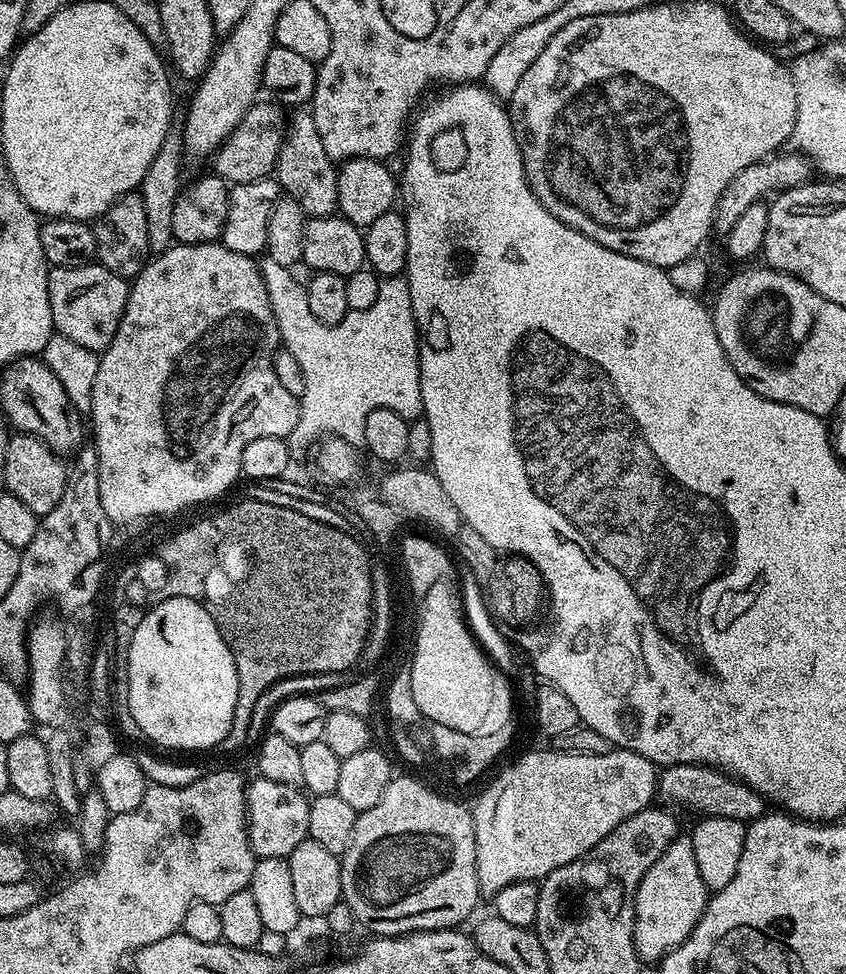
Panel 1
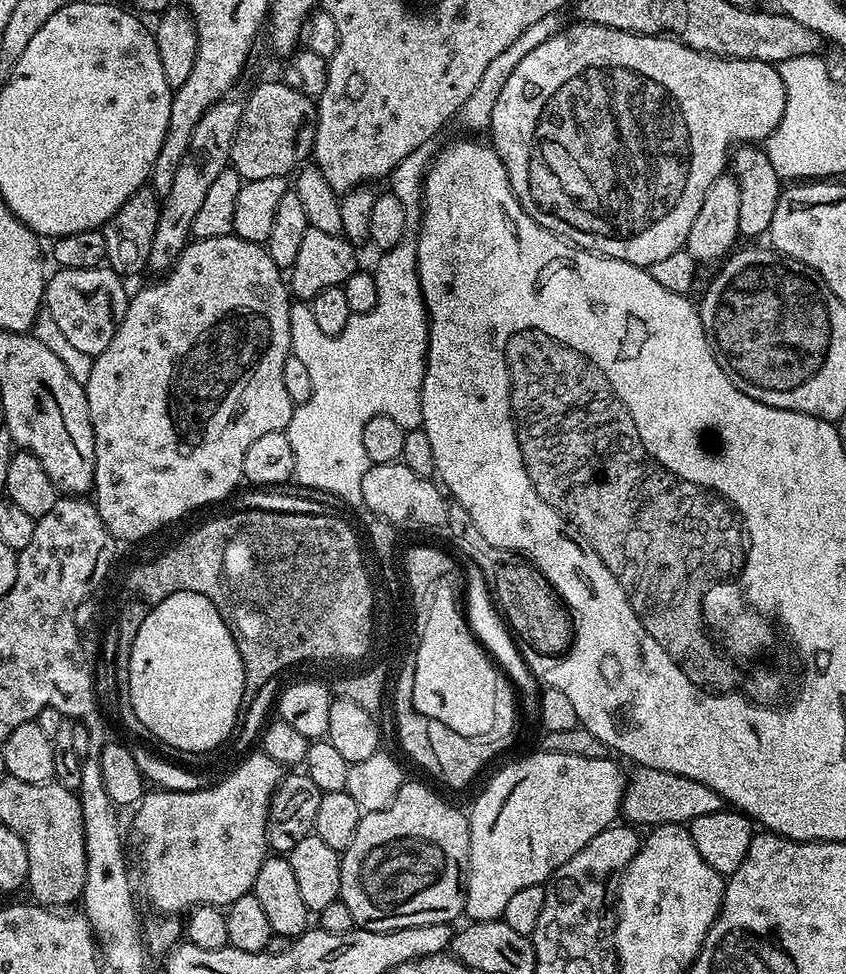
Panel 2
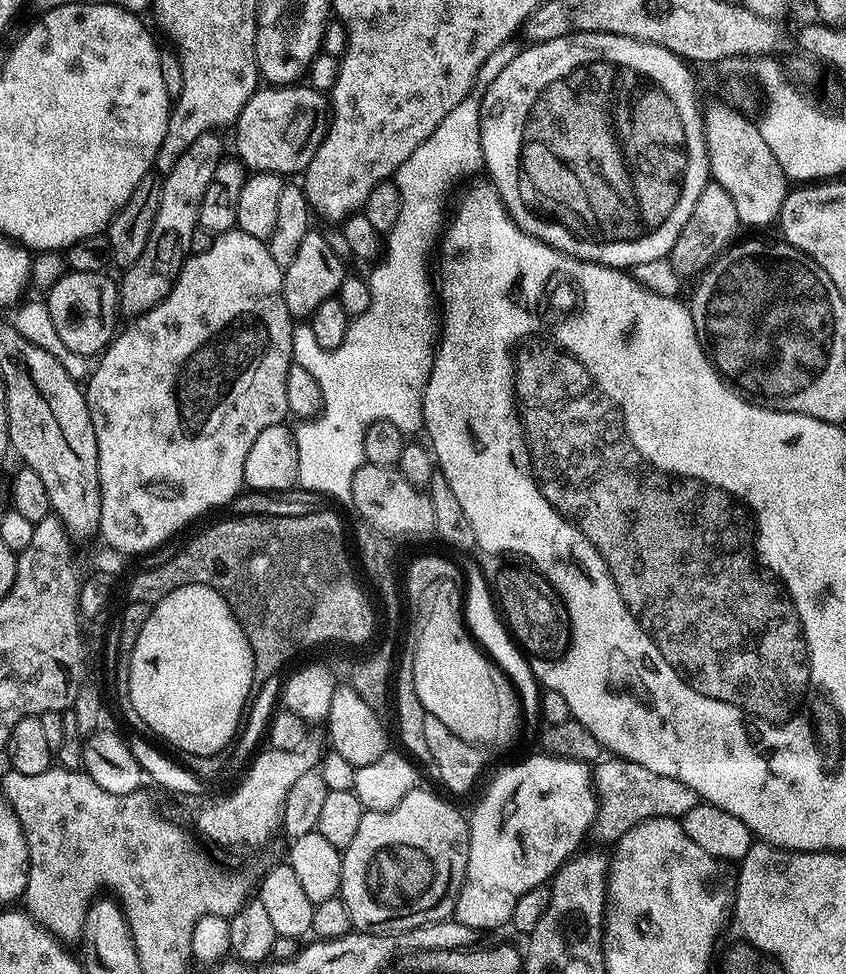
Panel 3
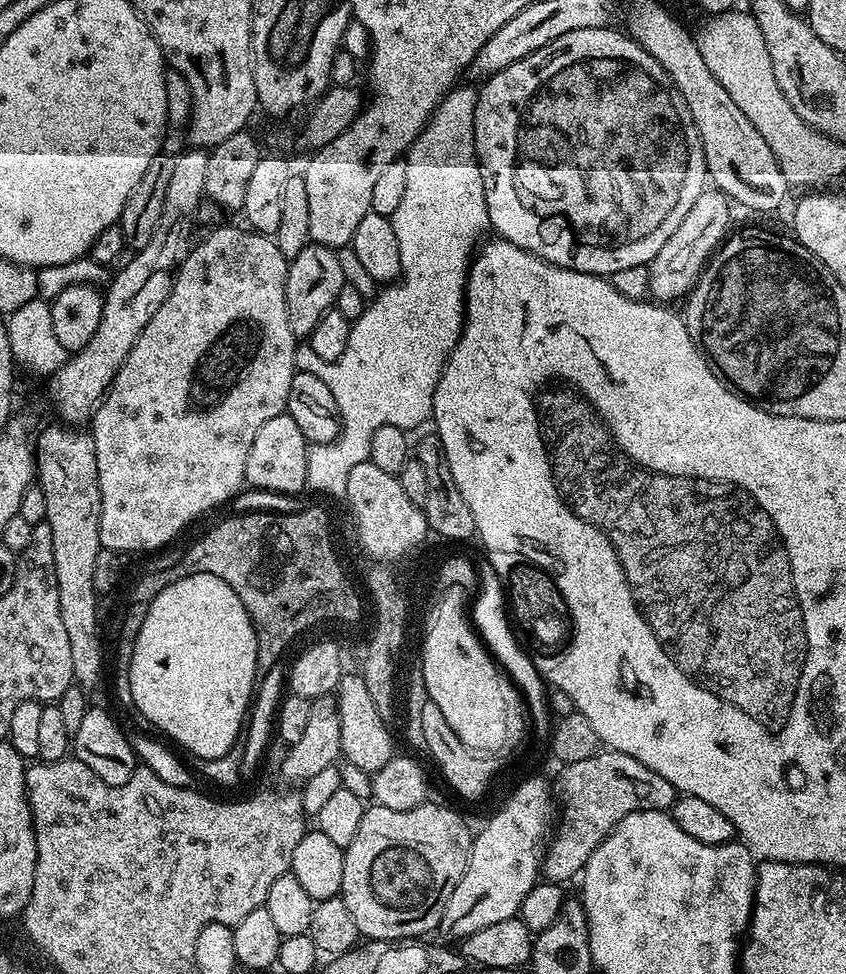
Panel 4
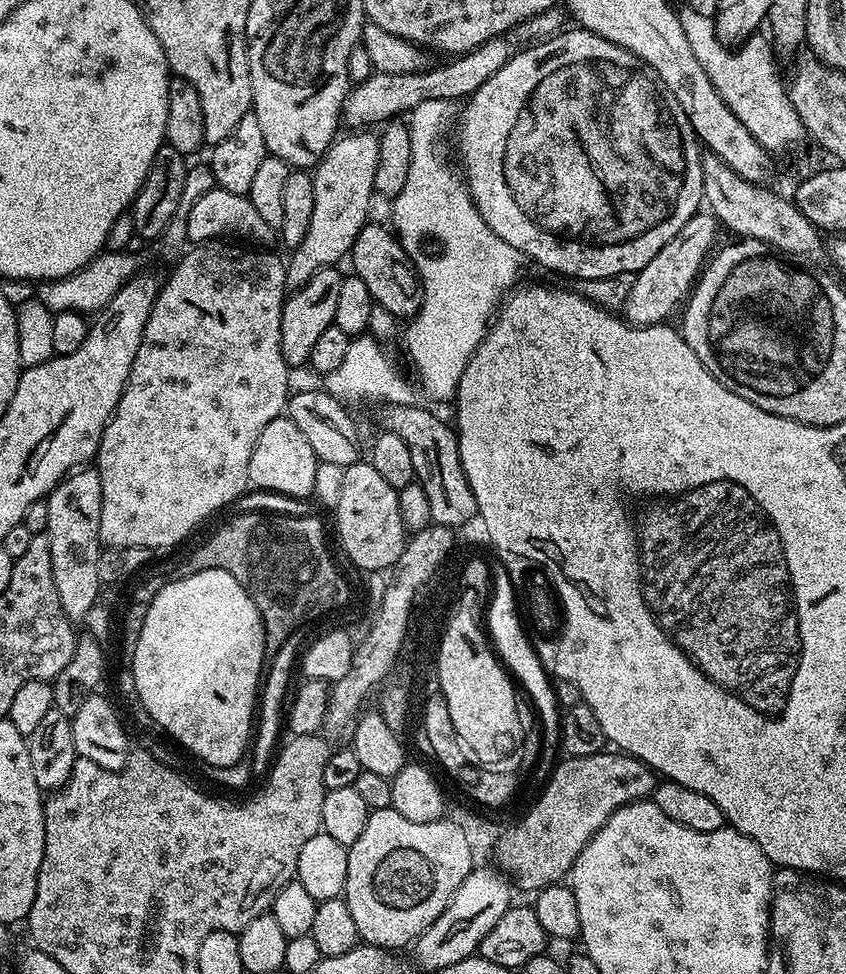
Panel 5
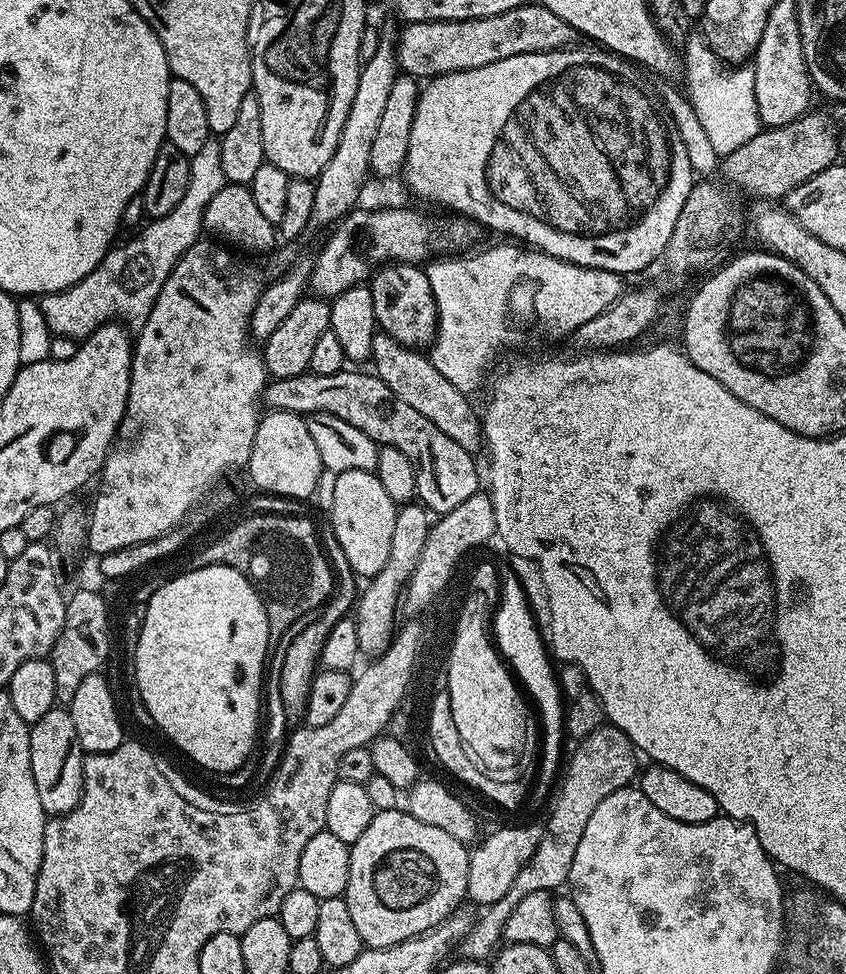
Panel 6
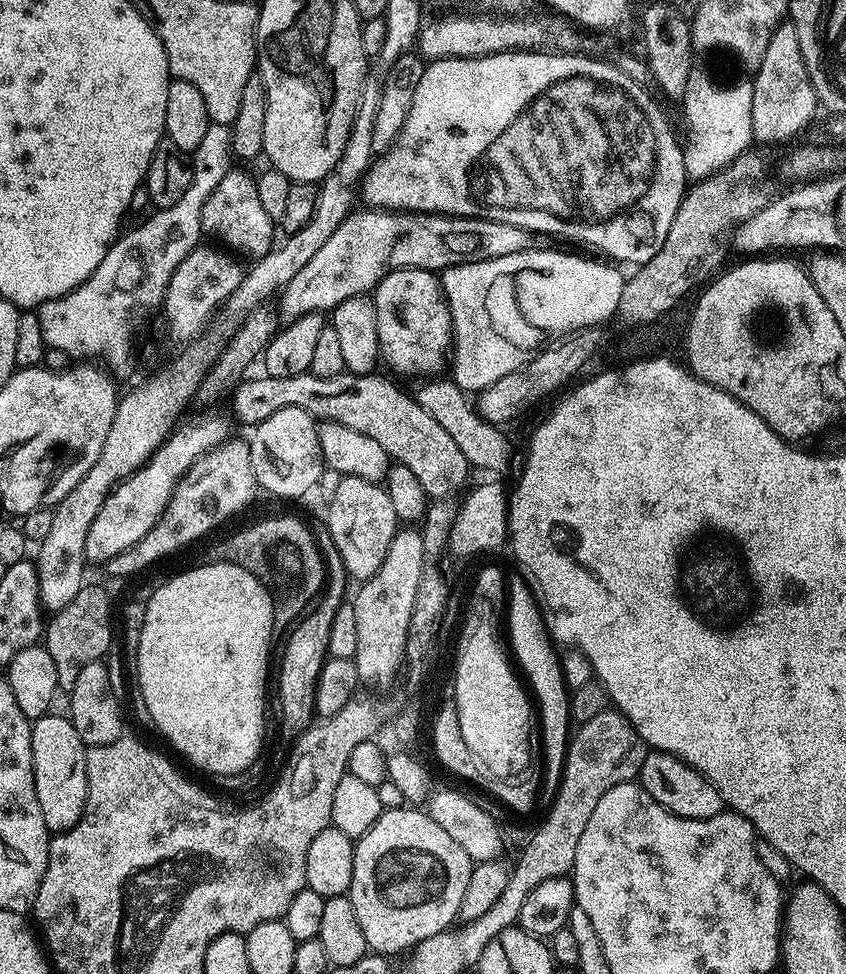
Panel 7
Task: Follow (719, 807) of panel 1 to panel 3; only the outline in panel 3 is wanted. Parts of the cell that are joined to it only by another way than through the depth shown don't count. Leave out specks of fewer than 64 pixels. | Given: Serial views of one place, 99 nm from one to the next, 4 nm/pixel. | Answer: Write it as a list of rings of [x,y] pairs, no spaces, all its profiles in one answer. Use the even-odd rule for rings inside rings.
[[[604,758],[595,765],[594,787],[596,790],[596,821],[590,832],[607,846],[616,841],[634,826],[650,818],[683,818],[686,810],[698,803],[698,797],[690,786],[686,786],[678,778],[666,778],[666,774],[654,774],[654,770],[646,770],[646,766],[638,766],[638,762],[630,762],[619,758]]]

